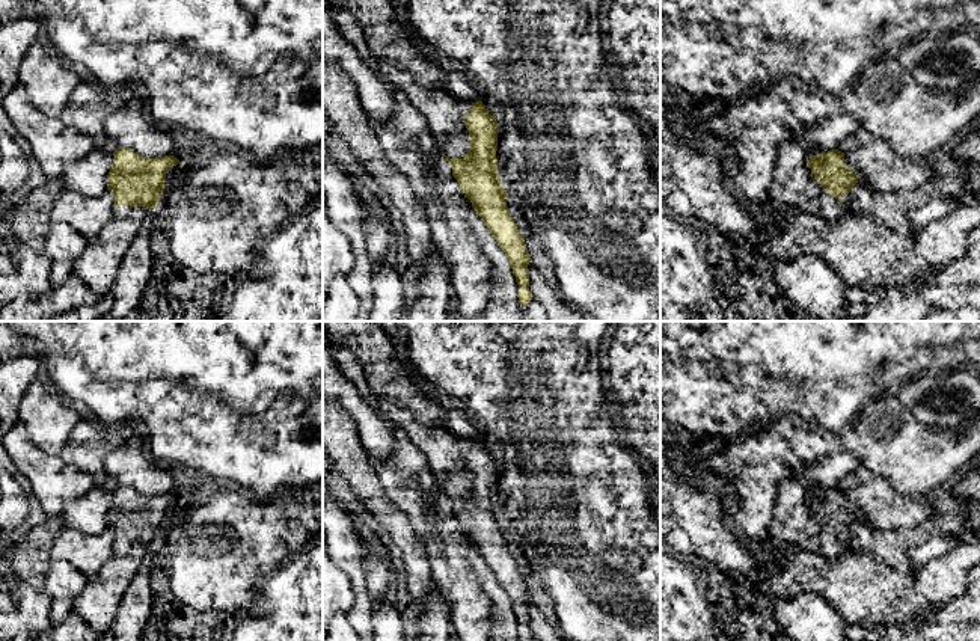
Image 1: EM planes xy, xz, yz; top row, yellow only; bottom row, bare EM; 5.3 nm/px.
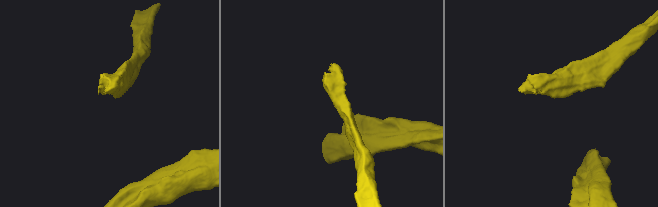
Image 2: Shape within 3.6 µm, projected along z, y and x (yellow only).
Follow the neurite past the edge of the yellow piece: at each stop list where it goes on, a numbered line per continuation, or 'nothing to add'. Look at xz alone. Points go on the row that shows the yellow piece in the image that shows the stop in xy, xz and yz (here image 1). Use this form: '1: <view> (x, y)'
1: xz (444, 112)

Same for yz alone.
1: yz (793, 186)

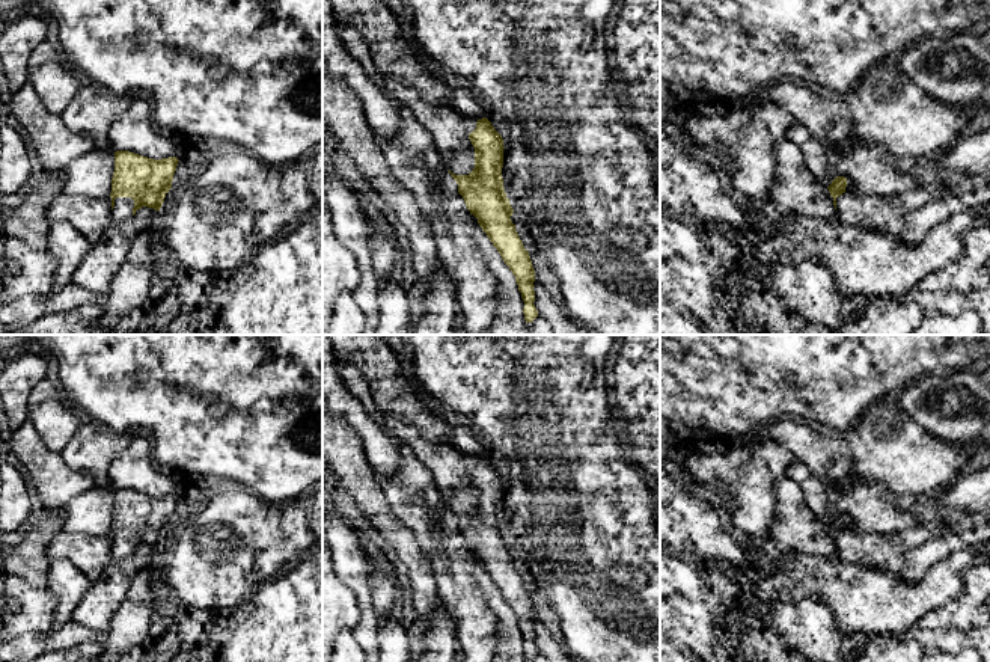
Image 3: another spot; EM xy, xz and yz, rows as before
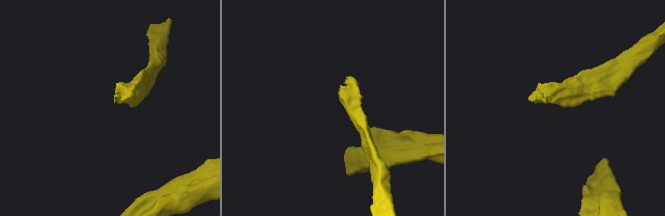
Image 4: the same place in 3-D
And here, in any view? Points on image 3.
1: xz (449, 128)

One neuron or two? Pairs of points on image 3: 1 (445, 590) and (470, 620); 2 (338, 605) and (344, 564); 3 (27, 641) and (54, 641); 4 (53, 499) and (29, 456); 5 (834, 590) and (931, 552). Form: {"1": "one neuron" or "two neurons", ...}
{"1": "one neuron", "2": "two neurons", "3": "one neuron", "4": "one neuron", "5": "two neurons"}

